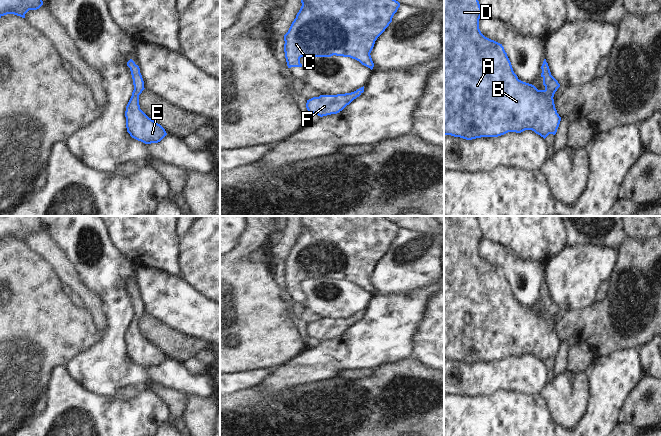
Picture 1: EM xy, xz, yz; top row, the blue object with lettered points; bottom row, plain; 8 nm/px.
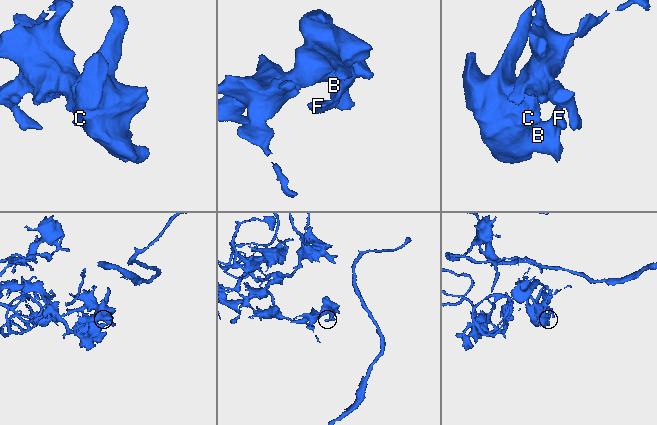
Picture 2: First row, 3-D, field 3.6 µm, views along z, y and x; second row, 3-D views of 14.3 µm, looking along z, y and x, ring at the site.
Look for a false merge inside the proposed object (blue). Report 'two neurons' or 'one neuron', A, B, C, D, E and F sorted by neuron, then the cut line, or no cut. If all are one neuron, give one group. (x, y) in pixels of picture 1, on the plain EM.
one neuron | A B C D E F | no cut

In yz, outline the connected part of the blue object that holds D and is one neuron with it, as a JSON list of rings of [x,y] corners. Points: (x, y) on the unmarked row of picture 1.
[[[444,216],[444,359],[460,361],[466,364],[472,364],[481,361],[498,361],[508,356],[521,357],[525,354],[532,354],[544,363],[549,359],[555,359],[559,351],[561,341],[557,337],[554,328],[554,318],[560,311],[558,305],[551,299],[548,287],[544,283],[541,290],[544,314],[538,314],[534,309],[523,306],[518,303],[514,297],[511,286],[504,274],[502,268],[485,261],[479,253],[479,243],[483,235],[480,231],[475,216]]]

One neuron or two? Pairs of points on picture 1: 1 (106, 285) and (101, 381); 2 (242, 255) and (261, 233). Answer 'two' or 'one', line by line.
1: one
2: one

